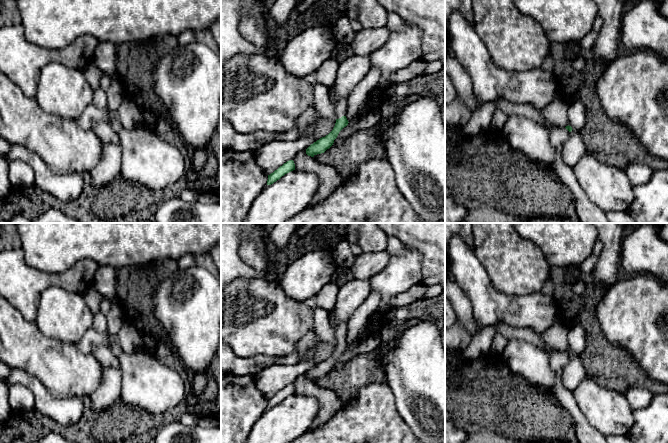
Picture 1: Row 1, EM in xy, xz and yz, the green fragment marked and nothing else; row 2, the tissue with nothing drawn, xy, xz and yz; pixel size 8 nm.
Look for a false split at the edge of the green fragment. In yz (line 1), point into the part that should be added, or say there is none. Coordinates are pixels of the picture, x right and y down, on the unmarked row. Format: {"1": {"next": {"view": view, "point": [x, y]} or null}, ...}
{"1": {"next": null}}

